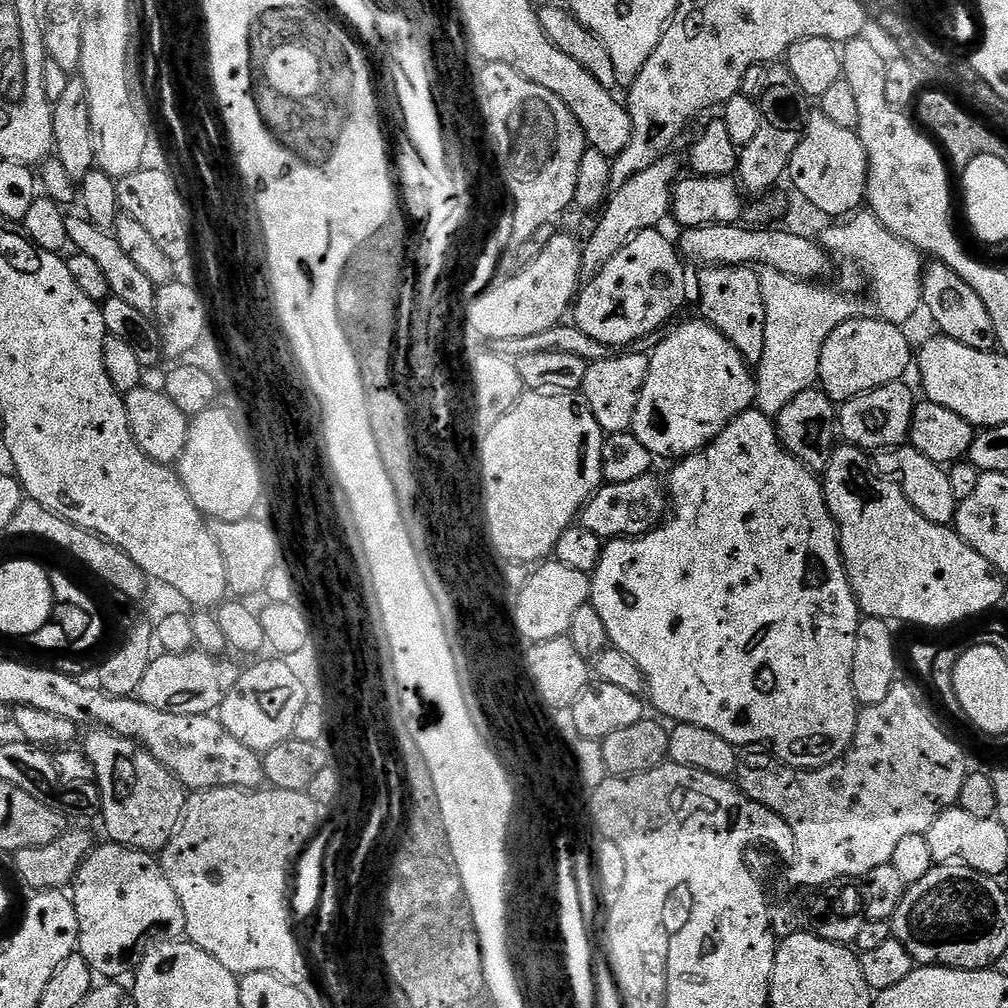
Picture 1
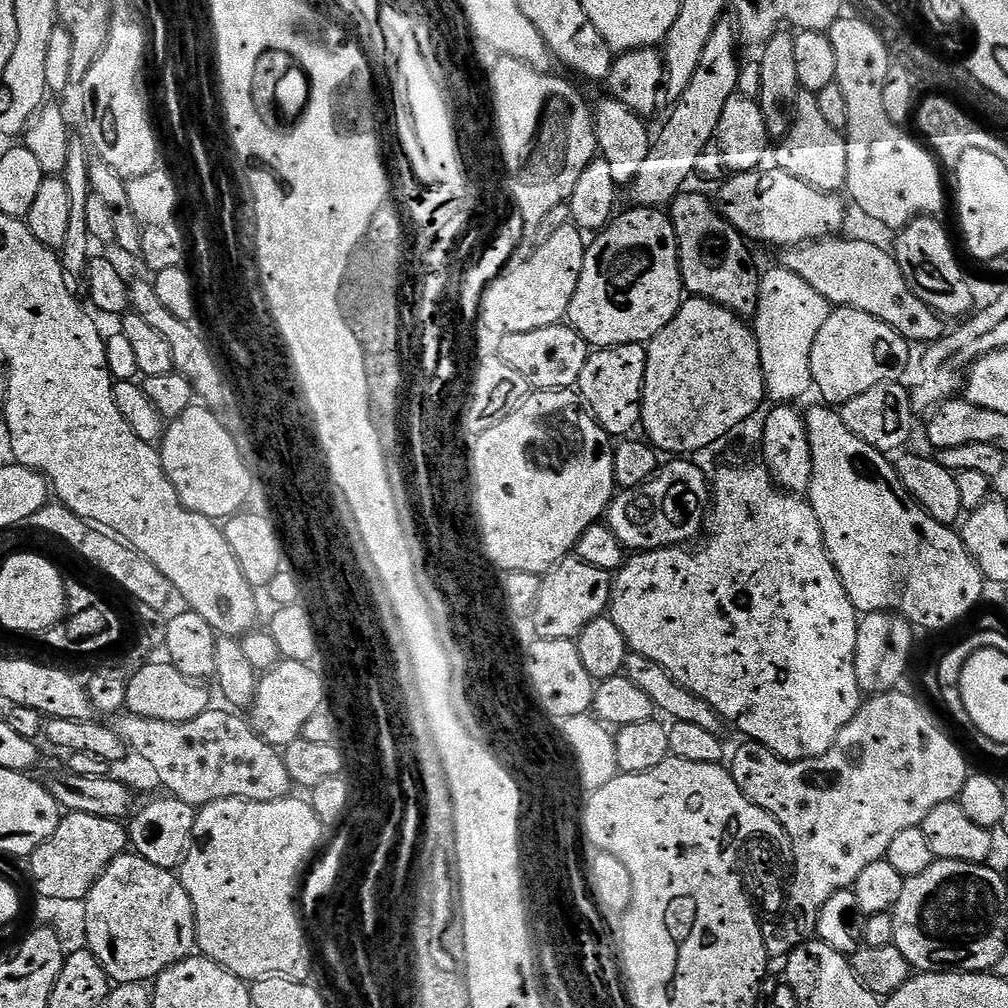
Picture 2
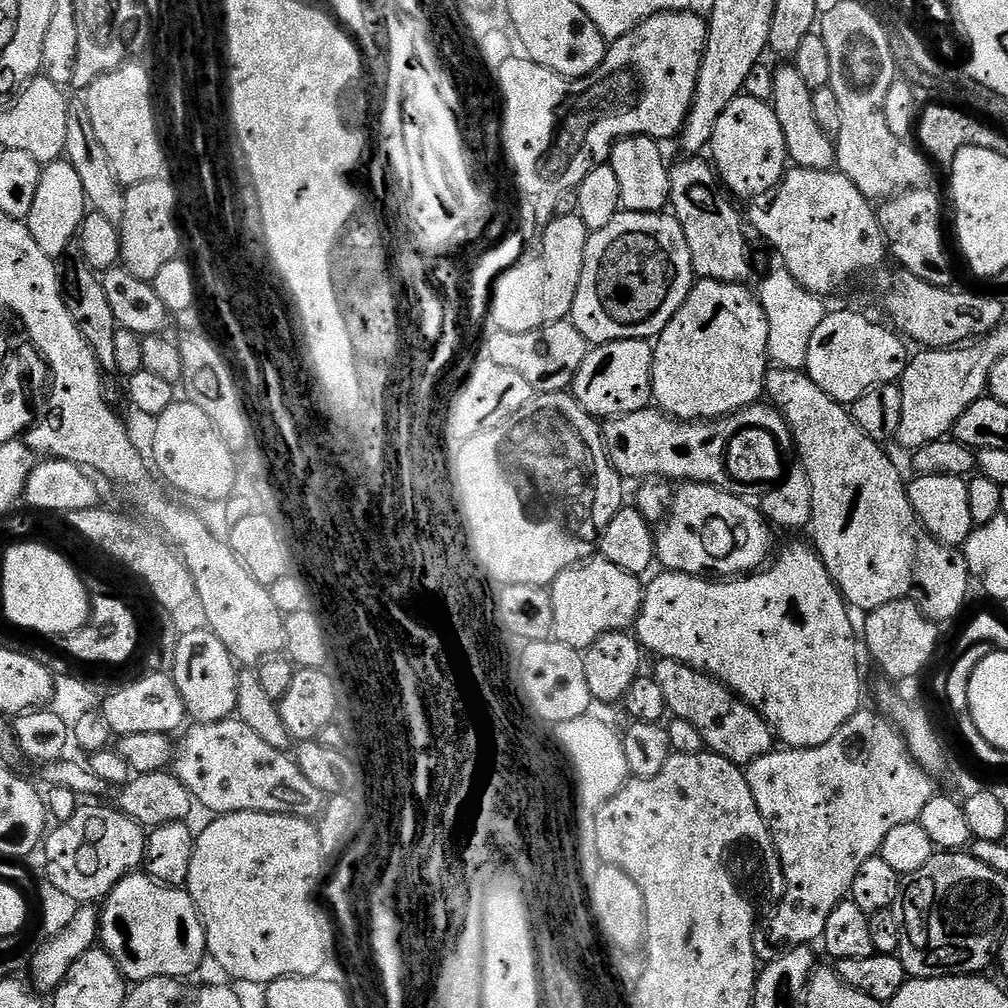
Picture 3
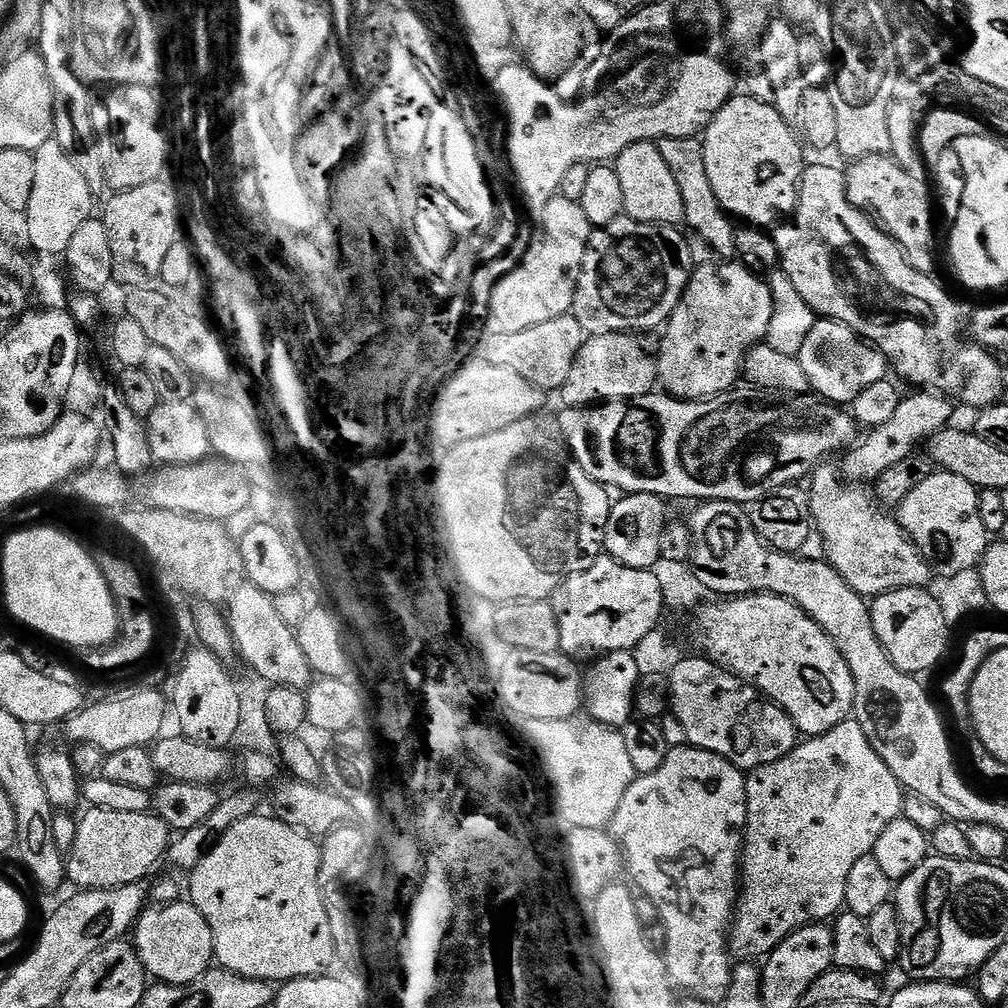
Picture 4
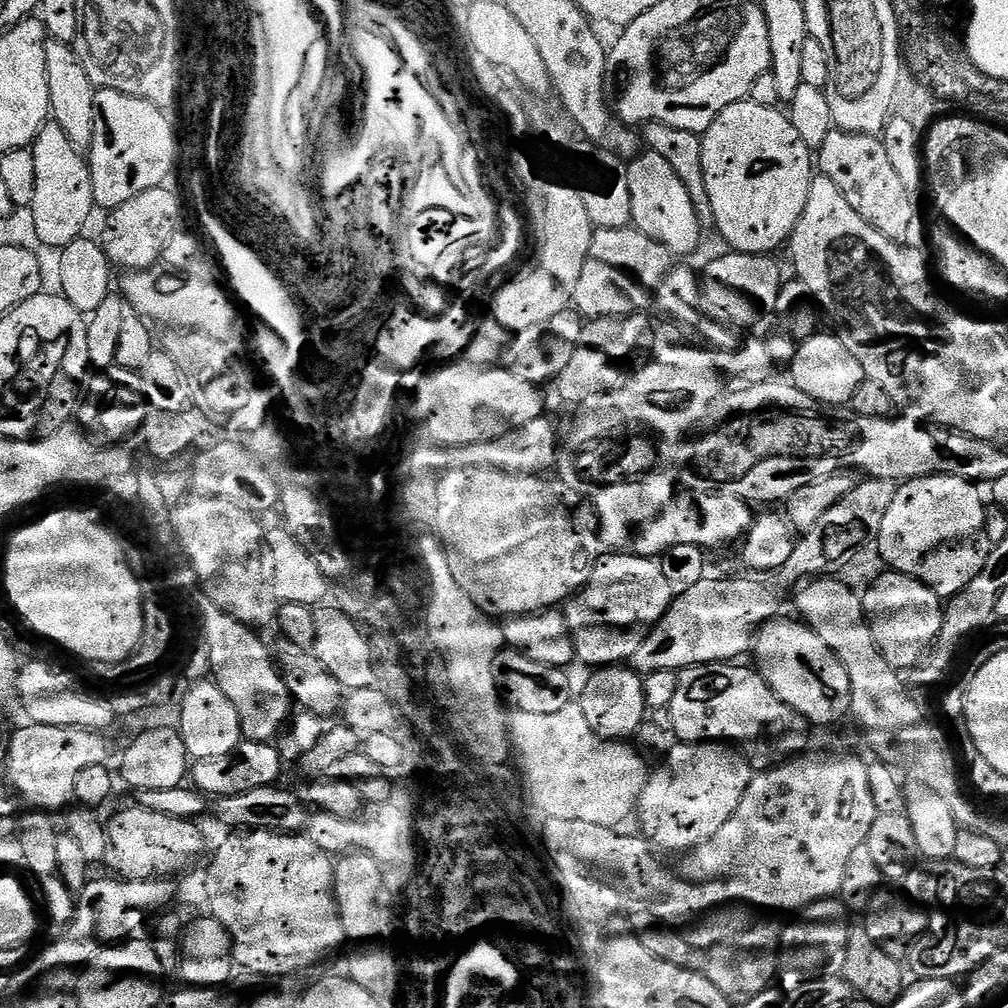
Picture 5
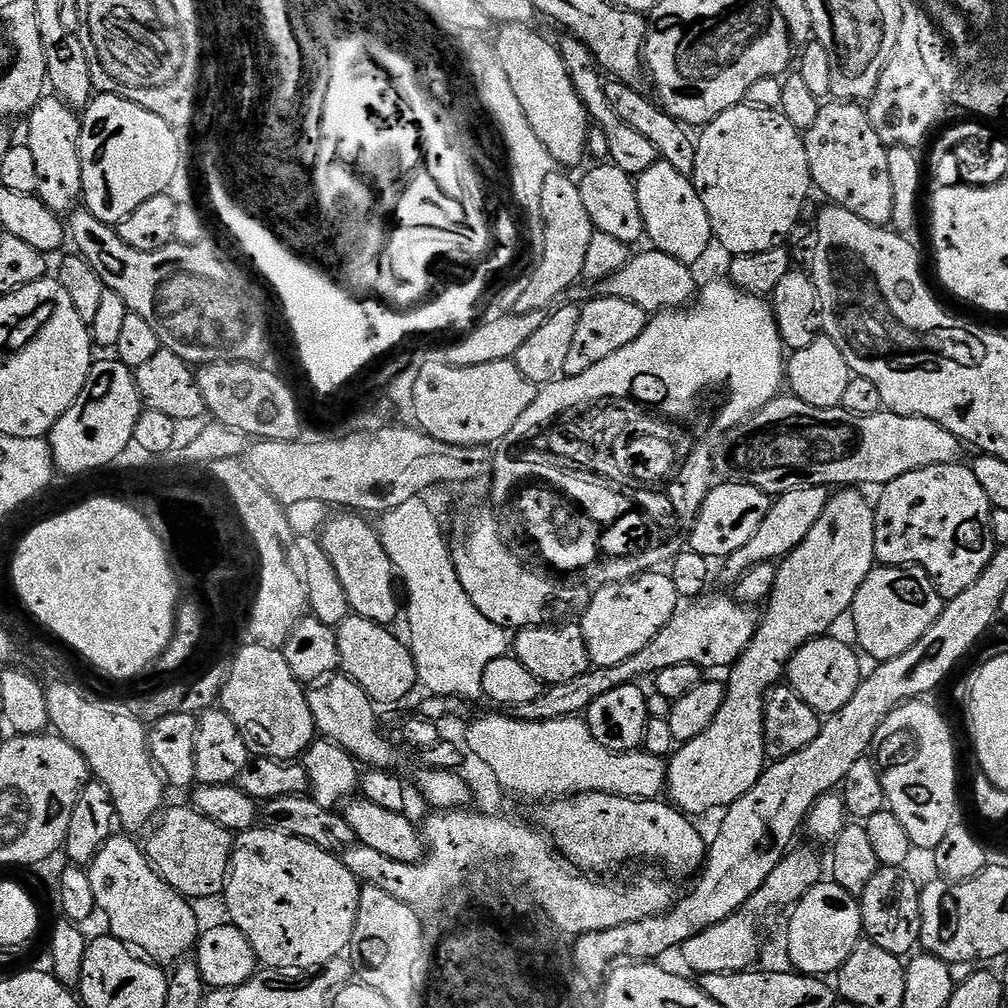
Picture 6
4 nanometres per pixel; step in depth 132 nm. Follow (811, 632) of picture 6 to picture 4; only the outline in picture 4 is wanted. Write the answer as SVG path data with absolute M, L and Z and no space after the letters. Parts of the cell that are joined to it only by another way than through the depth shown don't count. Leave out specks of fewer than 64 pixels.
M685 746L673 748L669 751L666 762L654 770L654 774L637 776L633 784L622 794L622 802L618 802L618 810L614 810L614 818L610 825L610 834L620 844L620 850L624 853L624 863L627 875L632 875L631 883L637 889L641 888L643 895L654 902L659 927L664 927L664 948L662 955L666 965L667 975L673 985L685 988L685 993L691 994L701 1002L707 1000L723 1001L728 995L728 989L732 987L732 970L734 957L730 951L730 933L736 905L738 903L738 881L741 879L742 845L748 826L748 799L746 798L746 776L741 769L734 767L726 758L722 758L716 752L707 752L701 748Z

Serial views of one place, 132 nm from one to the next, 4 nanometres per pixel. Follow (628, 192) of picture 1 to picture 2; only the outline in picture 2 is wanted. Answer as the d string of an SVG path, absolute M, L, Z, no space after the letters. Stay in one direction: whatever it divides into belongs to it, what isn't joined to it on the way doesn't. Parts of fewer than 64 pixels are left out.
M725 18L719 20L716 23L716 29L712 31L710 36L710 42L706 42L706 50L702 50L702 58L698 62L698 70L694 70L694 78L690 78L690 86L686 86L686 90L680 95L675 97L674 103L676 104L672 108L672 113L668 116L668 121L660 128L660 133L655 133L654 139L652 141L652 148L646 154L646 162L642 164L642 170L638 172L638 178L630 185L630 192L637 205L641 208L659 208L663 209L665 206L671 205L672 201L680 195L682 189L685 187L684 184L692 176L692 171L700 164L700 155L708 148L708 143L715 141L717 139L718 133L720 131L720 119L722 118L722 110L726 110L726 102L730 102L732 96L737 95L738 89L736 88L740 84L740 52L736 49L736 44L738 45L738 29L731 19Z

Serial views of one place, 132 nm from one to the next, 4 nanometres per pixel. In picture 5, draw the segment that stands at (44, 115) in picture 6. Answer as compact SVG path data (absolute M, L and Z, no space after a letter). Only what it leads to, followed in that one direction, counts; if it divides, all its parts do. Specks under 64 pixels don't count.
M54 122L44 124L40 133L36 135L35 142L30 146L34 154L34 202L30 209L32 215L32 228L36 236L48 248L63 250L70 242L81 239L84 227L88 224L92 212L96 208L96 199L92 189L92 170L88 161L82 155L81 149L76 148L70 138Z

